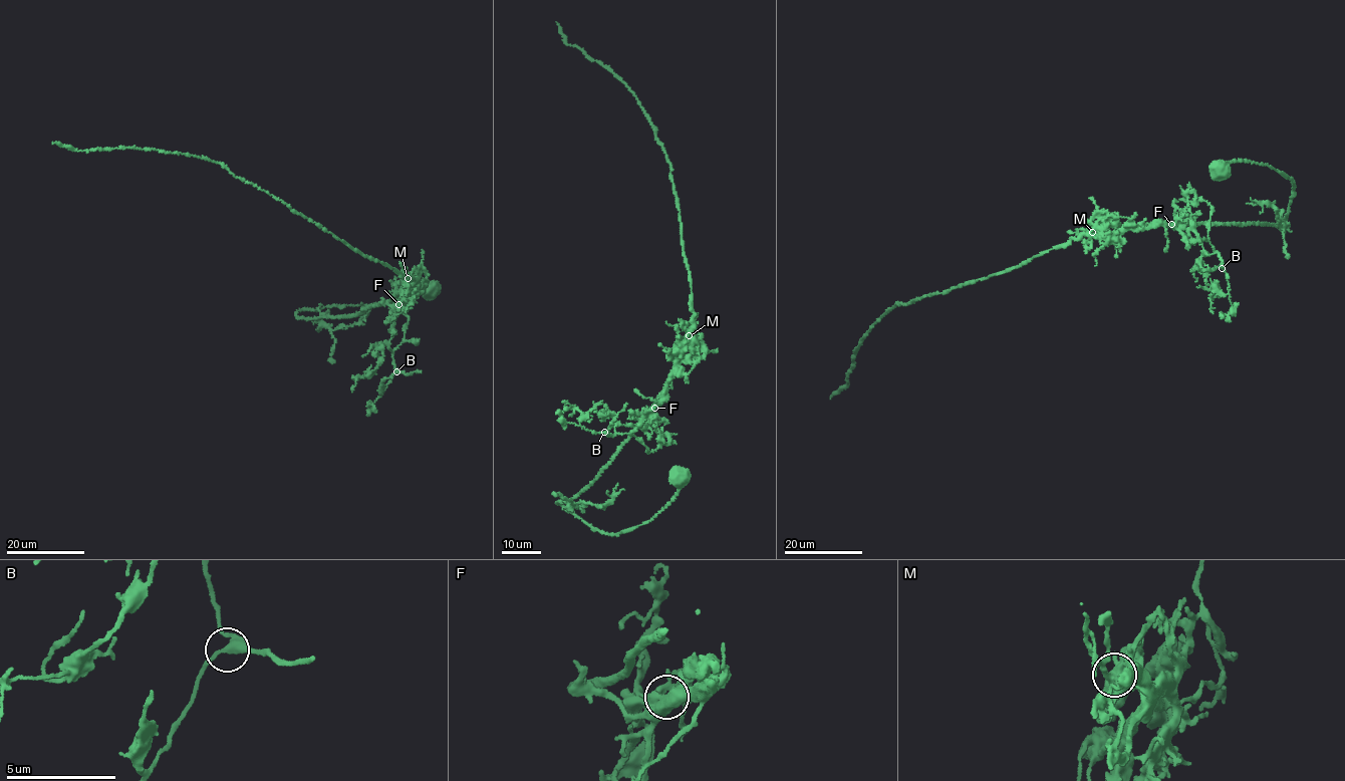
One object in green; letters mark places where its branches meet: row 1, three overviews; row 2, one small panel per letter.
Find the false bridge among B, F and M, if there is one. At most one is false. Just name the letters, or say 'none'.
F

